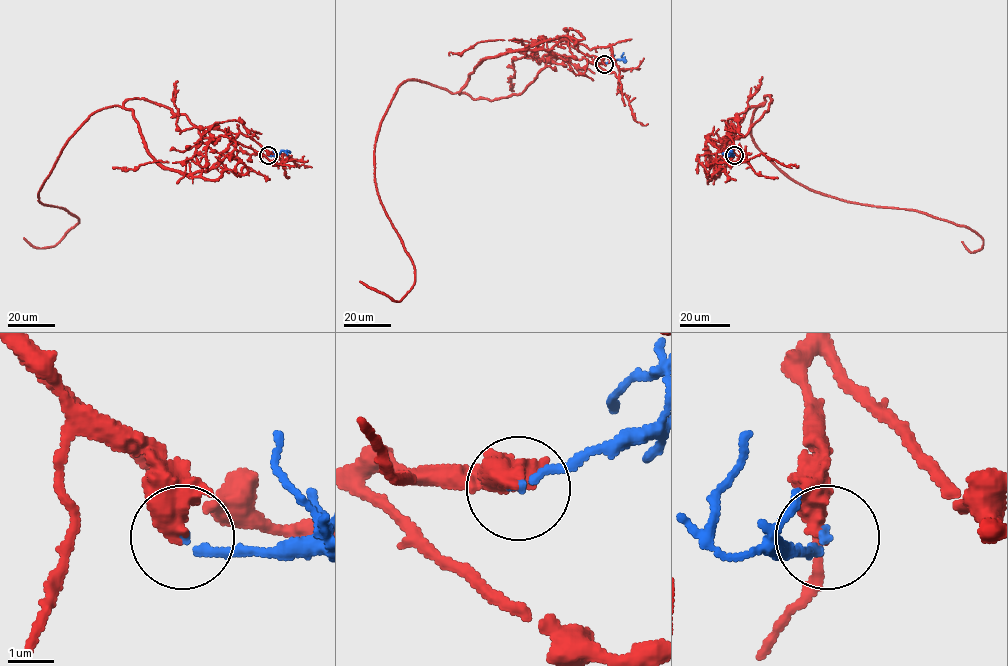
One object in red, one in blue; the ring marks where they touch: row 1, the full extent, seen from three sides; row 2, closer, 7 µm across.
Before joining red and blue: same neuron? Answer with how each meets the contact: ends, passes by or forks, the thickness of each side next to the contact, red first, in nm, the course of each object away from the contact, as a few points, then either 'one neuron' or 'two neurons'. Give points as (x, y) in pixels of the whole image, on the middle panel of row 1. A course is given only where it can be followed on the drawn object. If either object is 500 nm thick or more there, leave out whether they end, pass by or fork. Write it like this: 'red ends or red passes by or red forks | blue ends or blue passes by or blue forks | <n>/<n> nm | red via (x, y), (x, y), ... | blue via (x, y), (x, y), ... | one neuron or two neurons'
500/180 nm | red via (604, 64), (521, 49), (485, 58), (457, 92), (401, 84), (374, 174), (414, 284), (394, 301), (359, 281) | blue via (604, 64), (621, 59), (623, 52) | two neurons

